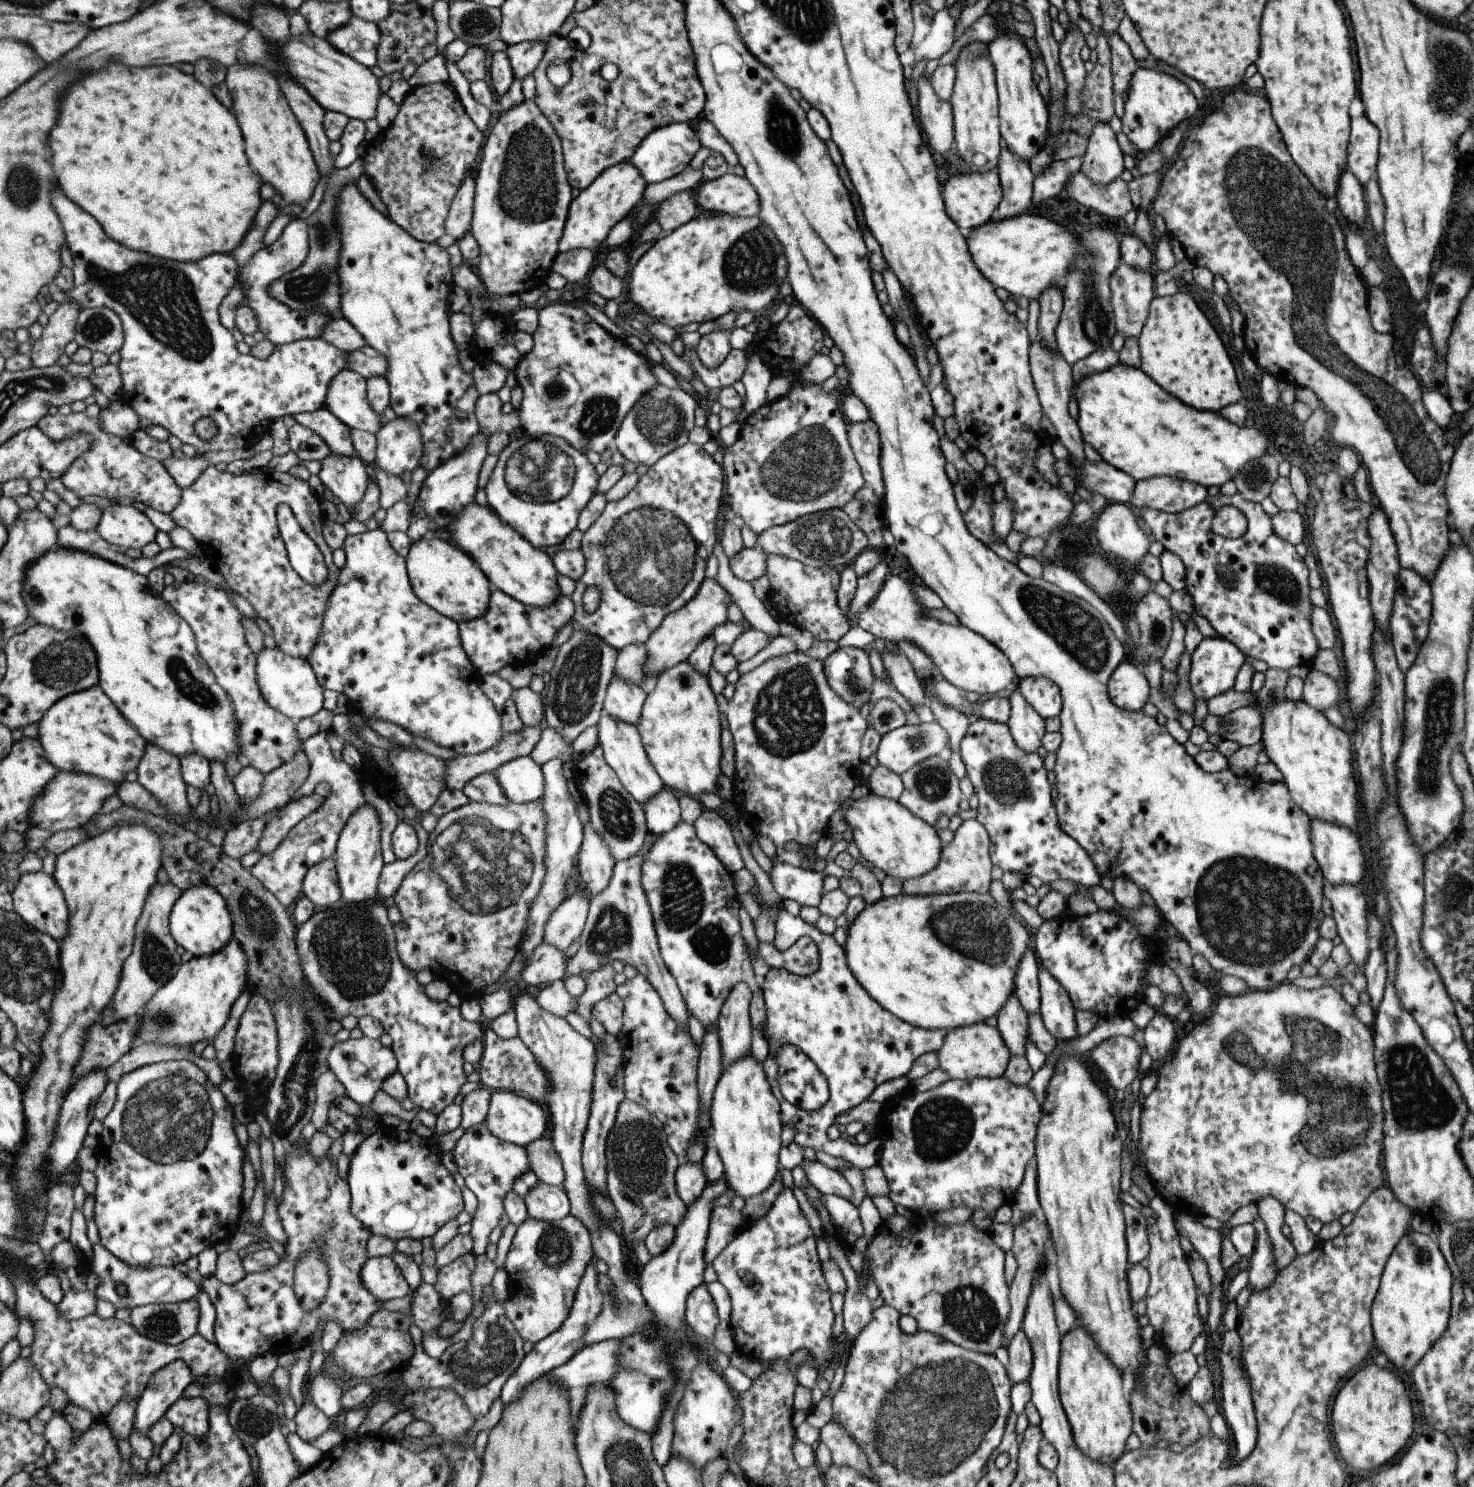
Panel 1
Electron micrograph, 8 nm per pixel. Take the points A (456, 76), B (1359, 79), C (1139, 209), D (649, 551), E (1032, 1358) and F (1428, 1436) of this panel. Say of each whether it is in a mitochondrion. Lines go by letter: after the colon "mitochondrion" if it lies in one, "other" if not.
A: other
B: other
C: other
D: mitochondrion
E: other
F: other

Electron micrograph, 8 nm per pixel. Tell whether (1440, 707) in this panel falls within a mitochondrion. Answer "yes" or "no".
yes

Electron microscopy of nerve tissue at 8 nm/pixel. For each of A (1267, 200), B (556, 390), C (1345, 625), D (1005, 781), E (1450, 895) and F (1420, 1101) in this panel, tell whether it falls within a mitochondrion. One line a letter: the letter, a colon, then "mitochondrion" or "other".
A: mitochondrion
B: mitochondrion
C: other
D: mitochondrion
E: mitochondrion
F: mitochondrion

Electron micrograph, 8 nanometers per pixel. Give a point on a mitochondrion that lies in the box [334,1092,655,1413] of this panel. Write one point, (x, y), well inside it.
(474, 1367)

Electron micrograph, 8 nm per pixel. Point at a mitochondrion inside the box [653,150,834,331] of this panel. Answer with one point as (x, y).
(750, 265)

